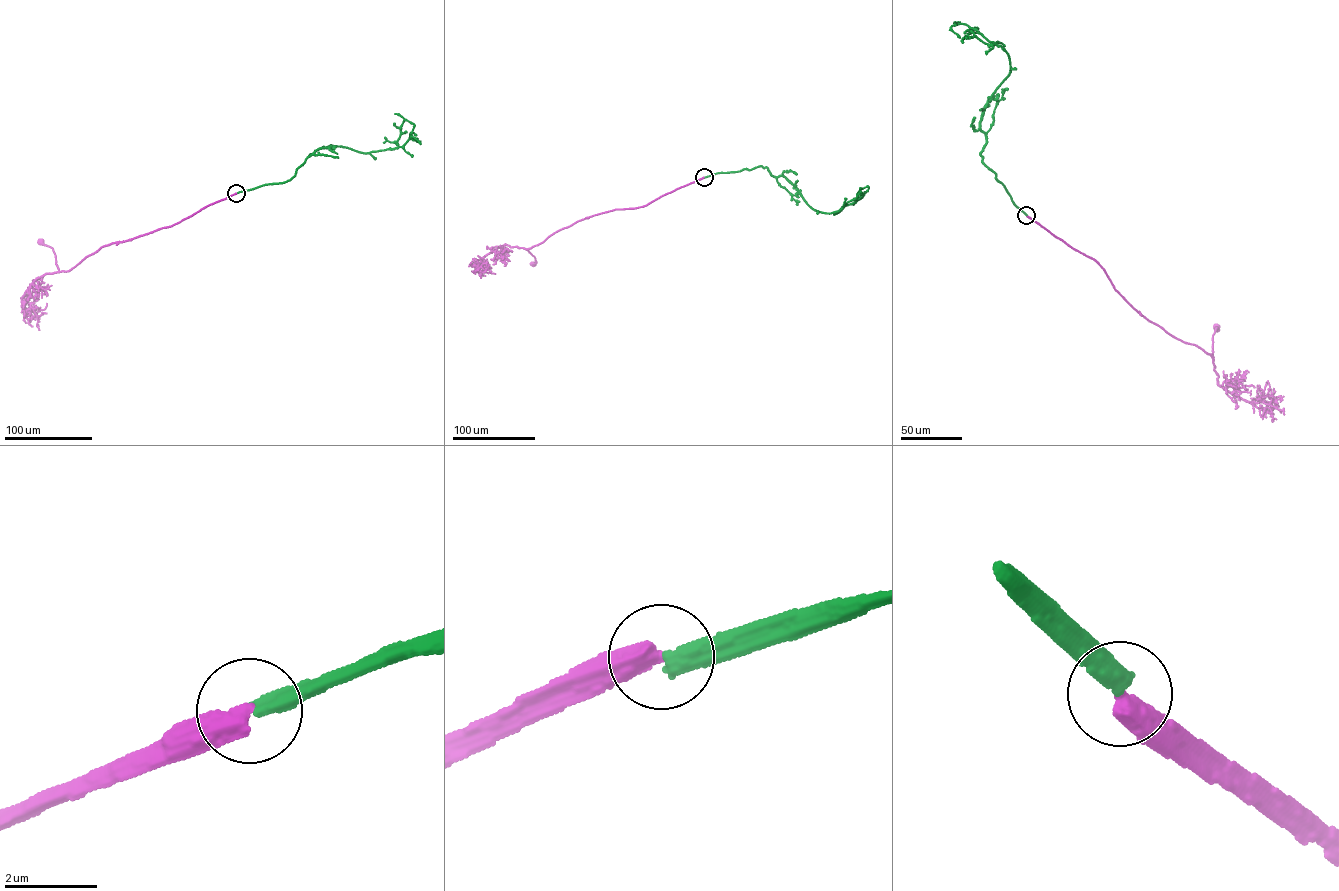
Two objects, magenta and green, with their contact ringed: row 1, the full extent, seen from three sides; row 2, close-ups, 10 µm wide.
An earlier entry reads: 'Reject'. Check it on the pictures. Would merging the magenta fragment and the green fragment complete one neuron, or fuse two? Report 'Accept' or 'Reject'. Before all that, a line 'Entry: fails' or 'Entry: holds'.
Entry: holds
Reject

